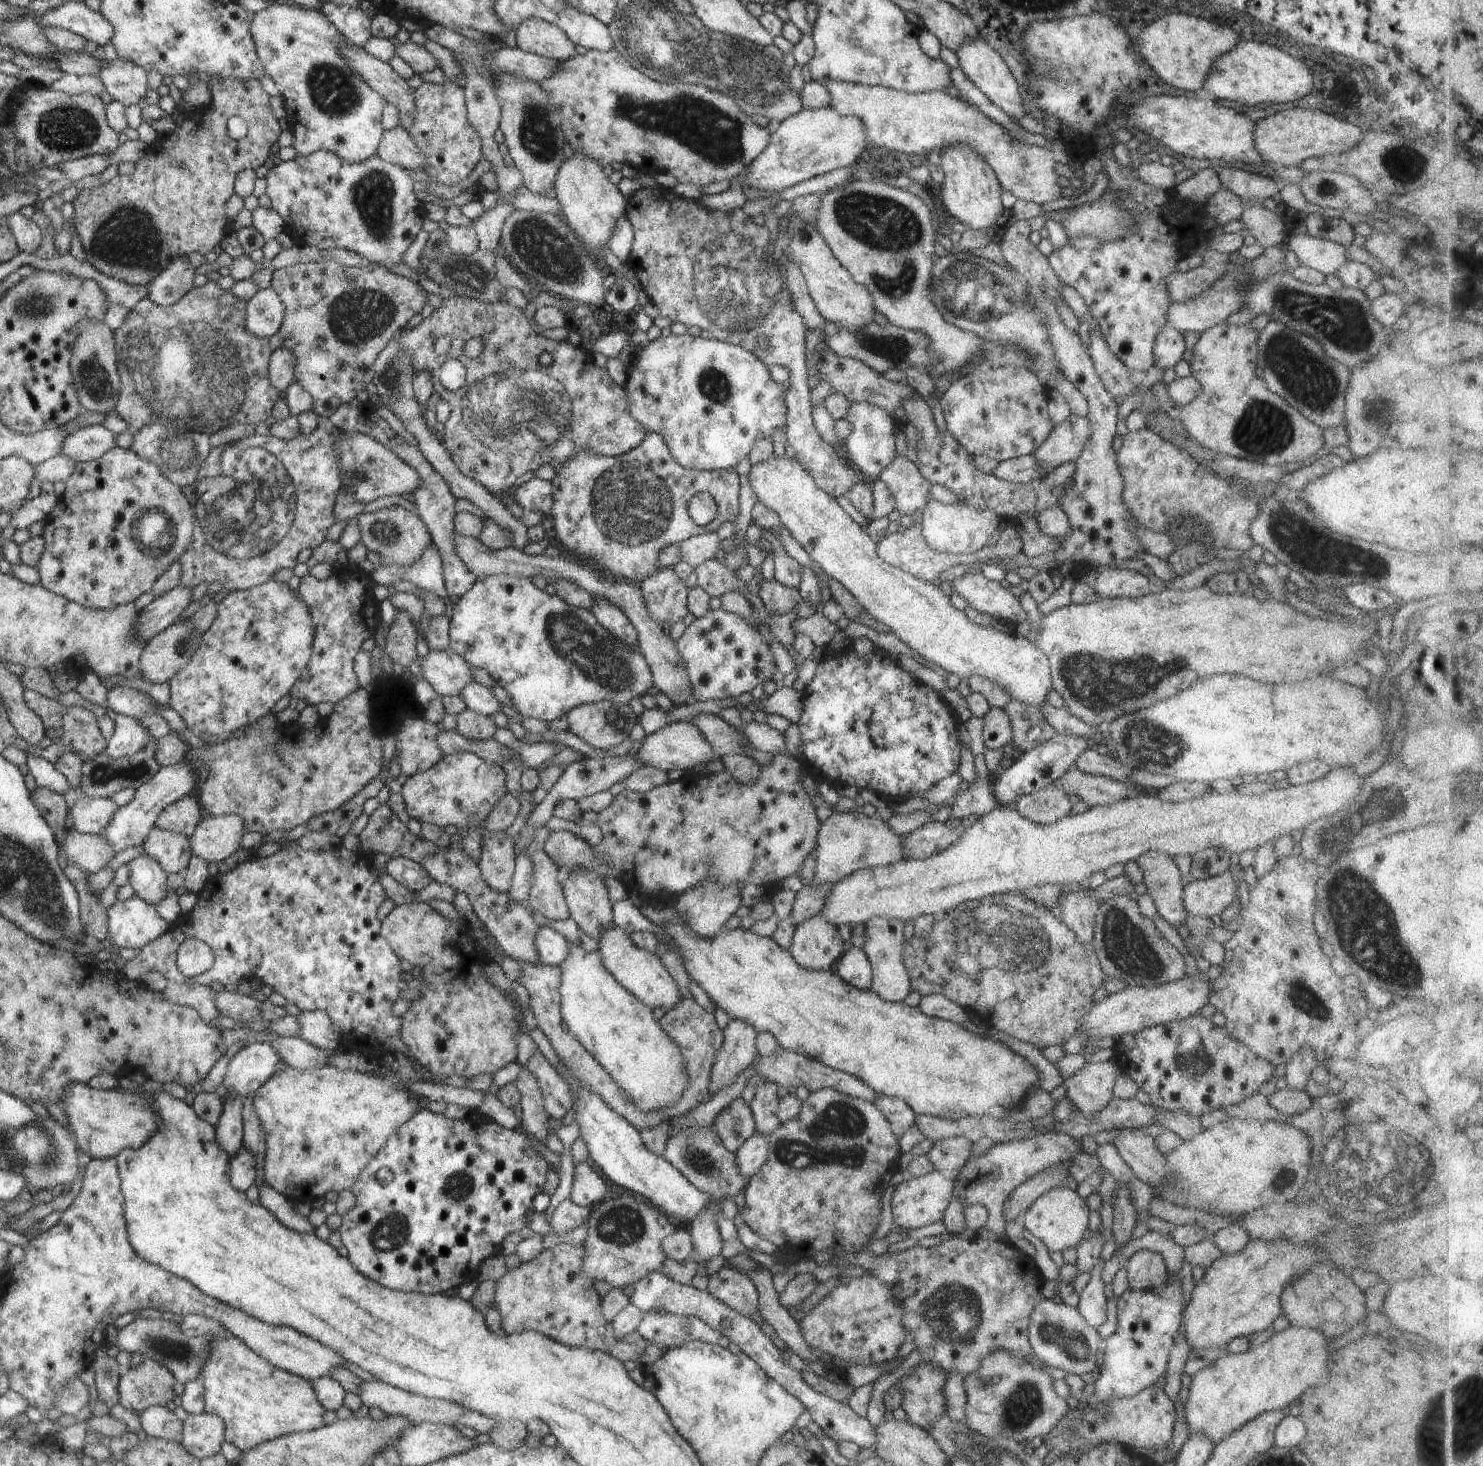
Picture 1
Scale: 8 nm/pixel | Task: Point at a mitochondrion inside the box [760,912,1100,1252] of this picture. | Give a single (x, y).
(831, 1141)

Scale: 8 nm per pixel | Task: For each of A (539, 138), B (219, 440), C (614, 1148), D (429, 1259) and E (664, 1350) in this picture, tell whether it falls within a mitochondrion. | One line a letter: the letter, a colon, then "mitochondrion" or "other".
A: mitochondrion
B: mitochondrion
C: other
D: other
E: other

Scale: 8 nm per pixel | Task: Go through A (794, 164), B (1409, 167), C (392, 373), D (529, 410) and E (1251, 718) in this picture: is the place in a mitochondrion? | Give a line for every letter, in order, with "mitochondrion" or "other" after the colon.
A: other
B: mitochondrion
C: mitochondrion
D: mitochondrion
E: other

